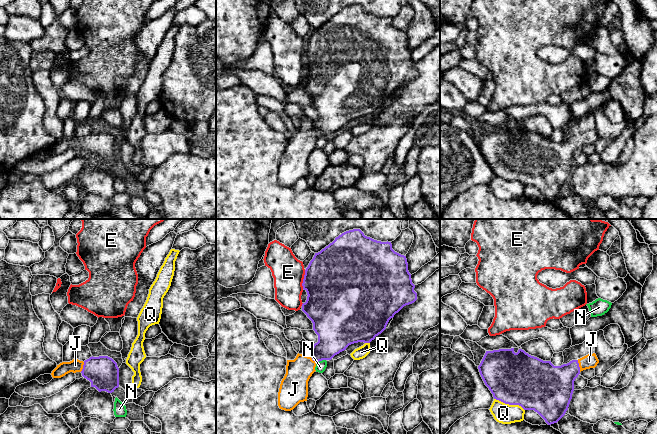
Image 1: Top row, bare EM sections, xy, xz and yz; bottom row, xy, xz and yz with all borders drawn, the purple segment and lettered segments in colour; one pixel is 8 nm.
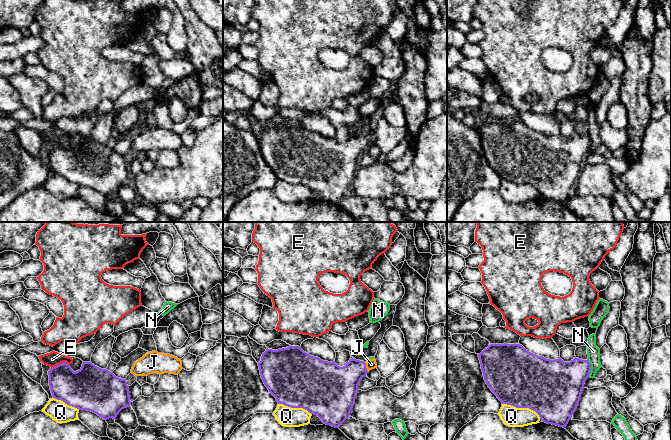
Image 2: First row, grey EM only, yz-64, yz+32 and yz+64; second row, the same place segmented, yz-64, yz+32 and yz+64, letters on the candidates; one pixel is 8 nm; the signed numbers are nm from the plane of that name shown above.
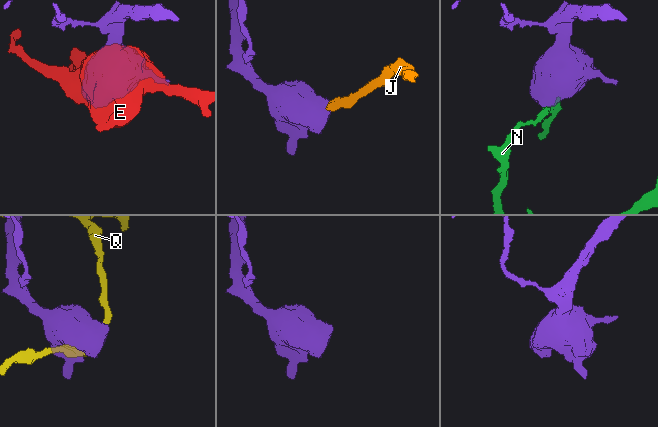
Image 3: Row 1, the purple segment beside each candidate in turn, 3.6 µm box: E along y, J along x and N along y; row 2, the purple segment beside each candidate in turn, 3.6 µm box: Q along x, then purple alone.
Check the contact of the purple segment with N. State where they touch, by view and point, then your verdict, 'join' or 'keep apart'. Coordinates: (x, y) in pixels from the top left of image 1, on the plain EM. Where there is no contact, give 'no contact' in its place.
contact xz (320, 136); keep apart

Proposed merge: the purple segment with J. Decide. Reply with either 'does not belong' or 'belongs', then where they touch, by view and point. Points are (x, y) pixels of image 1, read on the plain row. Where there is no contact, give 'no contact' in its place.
belongs | yz (578, 142)

